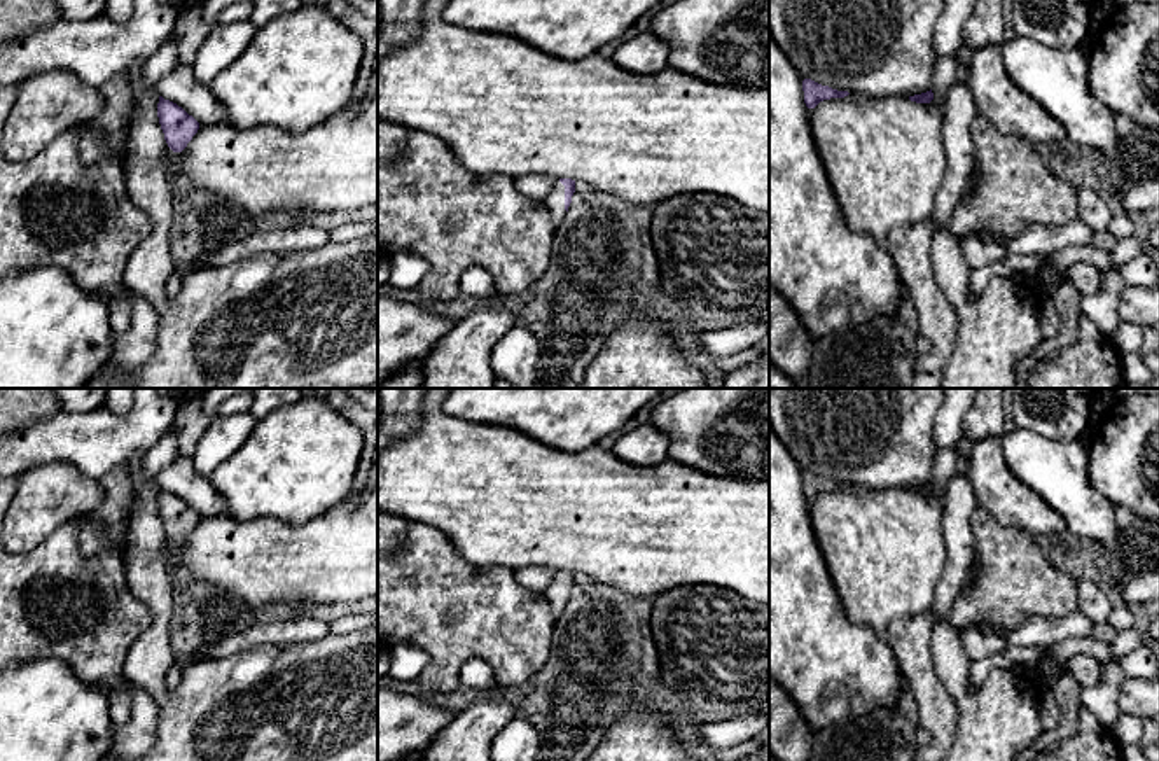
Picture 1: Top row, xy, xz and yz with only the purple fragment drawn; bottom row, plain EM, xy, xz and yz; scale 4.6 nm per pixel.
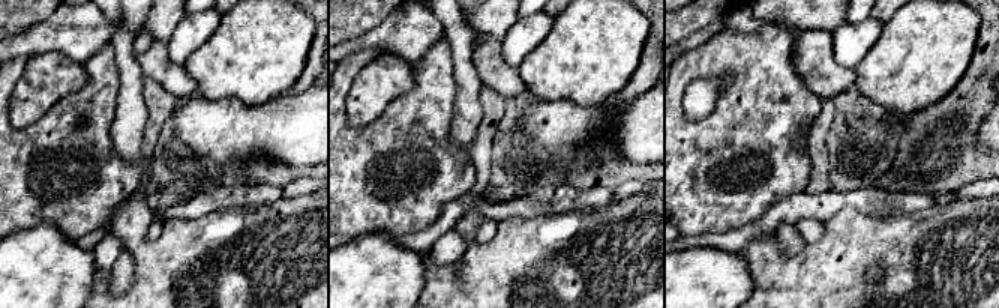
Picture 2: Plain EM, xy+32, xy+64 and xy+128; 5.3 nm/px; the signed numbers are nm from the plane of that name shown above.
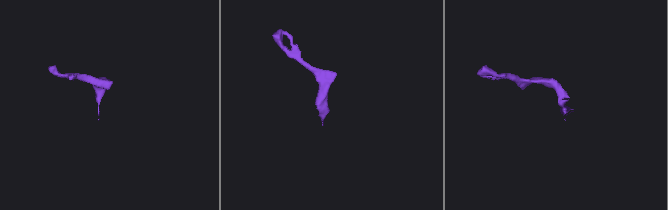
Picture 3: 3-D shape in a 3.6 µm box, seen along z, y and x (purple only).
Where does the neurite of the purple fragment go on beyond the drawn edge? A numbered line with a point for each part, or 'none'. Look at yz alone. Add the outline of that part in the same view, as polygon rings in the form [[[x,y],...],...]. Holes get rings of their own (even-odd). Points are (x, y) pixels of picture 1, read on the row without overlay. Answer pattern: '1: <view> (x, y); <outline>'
none

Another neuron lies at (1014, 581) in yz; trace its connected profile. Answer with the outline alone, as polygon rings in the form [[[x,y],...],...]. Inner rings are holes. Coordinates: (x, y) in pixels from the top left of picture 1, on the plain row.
[[[981,507],[974,509],[970,528],[975,579],[947,616],[956,630],[995,625],[1010,633],[1031,618],[1080,611],[1077,581],[1054,567],[1035,534],[1003,527]]]

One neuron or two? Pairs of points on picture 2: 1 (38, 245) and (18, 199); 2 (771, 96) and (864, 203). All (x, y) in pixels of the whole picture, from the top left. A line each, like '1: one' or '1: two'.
1: two
2: two

